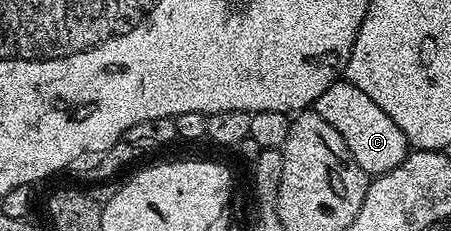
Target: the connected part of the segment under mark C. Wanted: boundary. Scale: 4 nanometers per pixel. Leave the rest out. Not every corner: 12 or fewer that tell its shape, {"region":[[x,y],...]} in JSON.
{"region":[[337,79],[315,110],[376,178],[411,151],[359,86]]}

